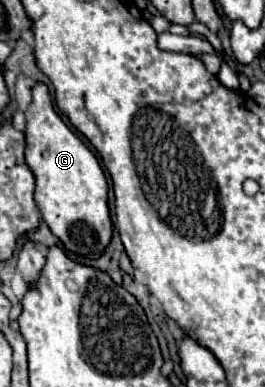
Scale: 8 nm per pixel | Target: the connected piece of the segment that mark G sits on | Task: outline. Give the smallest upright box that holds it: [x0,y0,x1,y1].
[25,83,113,259]

